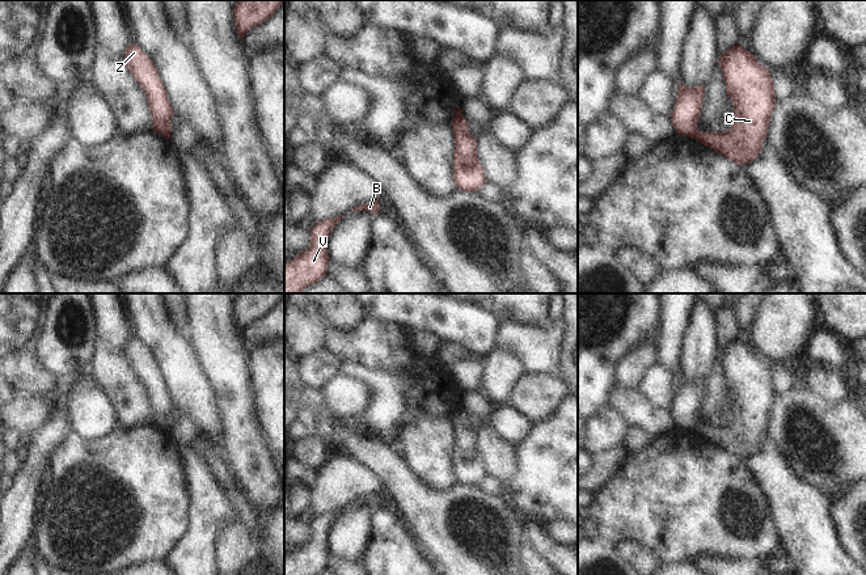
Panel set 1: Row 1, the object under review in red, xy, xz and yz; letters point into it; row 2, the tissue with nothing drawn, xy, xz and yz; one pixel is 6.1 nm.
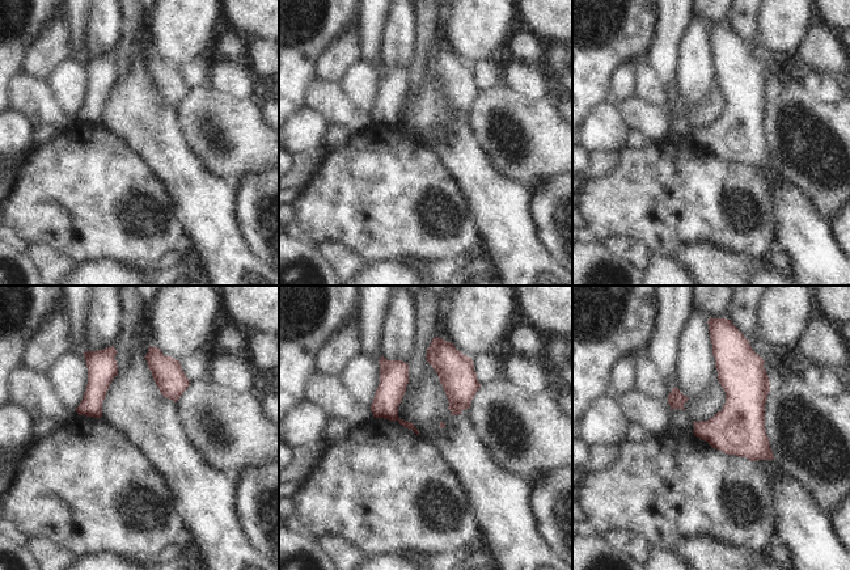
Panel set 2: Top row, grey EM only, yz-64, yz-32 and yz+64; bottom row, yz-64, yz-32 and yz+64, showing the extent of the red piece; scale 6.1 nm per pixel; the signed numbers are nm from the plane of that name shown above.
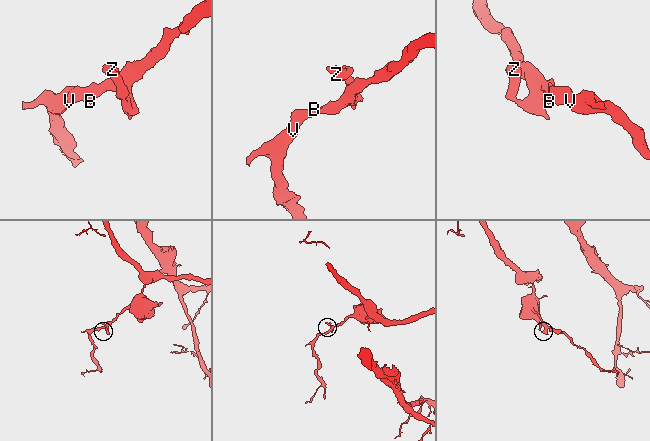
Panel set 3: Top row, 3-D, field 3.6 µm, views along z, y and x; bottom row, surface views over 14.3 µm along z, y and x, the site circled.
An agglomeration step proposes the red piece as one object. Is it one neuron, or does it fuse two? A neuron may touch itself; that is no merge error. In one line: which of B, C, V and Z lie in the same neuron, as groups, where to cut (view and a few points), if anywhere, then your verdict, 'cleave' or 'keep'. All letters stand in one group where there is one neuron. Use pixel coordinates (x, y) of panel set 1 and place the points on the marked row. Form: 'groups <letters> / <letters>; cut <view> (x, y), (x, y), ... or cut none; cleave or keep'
groups B C V / Z; cut yz (698, 131), (692, 136); cleave

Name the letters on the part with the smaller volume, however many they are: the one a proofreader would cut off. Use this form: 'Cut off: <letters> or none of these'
Cut off: Z

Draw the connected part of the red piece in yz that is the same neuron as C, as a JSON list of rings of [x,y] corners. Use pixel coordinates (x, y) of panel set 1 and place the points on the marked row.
[[[736,45],[722,54],[718,60],[726,85],[726,94],[732,101],[732,126],[725,132],[698,131],[693,139],[713,148],[721,156],[743,166],[755,161],[768,138],[770,115],[777,106],[770,71],[765,68],[755,55]]]

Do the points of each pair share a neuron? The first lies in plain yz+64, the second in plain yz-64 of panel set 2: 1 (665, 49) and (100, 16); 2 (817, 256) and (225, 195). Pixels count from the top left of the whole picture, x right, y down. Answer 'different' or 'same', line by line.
1: different
2: same

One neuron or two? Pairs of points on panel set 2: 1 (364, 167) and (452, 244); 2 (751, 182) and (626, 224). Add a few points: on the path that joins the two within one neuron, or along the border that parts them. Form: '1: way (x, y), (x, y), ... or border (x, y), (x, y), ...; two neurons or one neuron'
1: way (387, 190), (417, 220), (422, 233), (428, 237); one neuron
2: way (719, 188), (711, 195), (658, 199); one neuron

